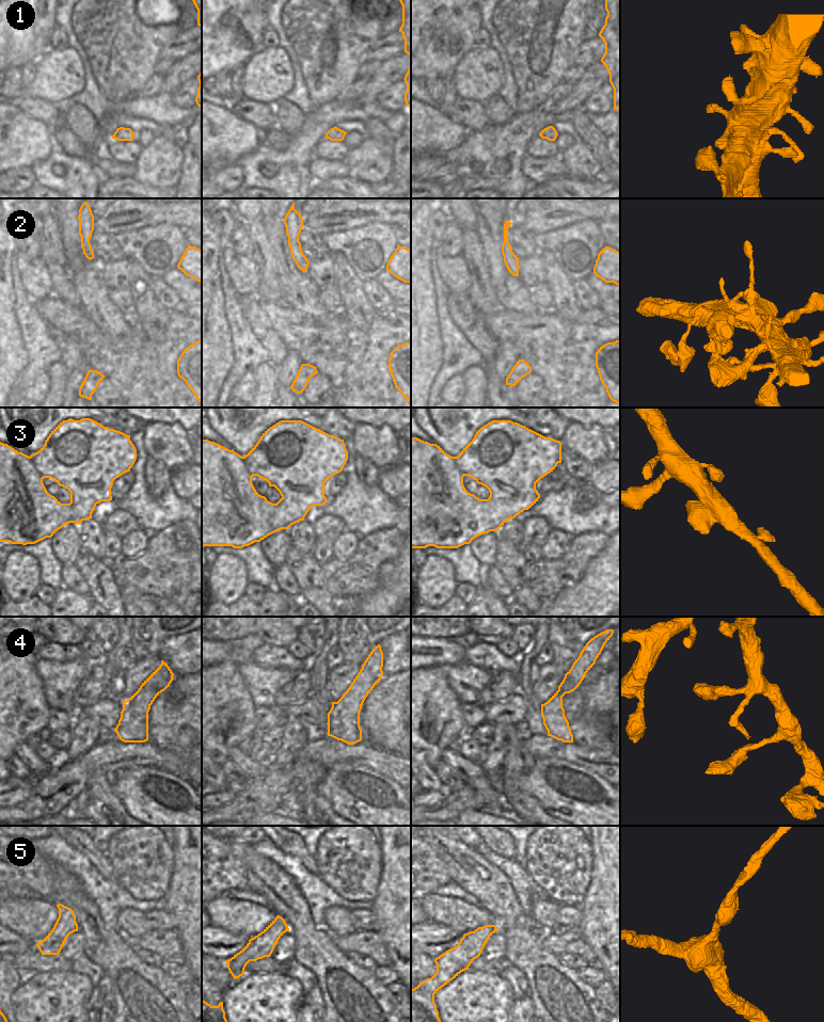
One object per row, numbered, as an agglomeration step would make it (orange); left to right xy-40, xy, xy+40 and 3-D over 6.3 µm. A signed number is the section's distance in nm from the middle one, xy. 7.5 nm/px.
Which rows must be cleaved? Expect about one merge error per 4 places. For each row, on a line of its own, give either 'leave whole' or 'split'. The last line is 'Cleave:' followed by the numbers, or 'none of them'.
1: leave whole
2: split
3: leave whole
4: leave whole
5: leave whole
Cleave: 2

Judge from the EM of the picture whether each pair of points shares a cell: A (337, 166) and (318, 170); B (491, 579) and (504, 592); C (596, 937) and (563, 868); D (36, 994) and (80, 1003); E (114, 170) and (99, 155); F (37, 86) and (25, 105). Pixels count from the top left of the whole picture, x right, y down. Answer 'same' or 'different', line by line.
A: same
B: same
C: different
D: same
E: same
F: different

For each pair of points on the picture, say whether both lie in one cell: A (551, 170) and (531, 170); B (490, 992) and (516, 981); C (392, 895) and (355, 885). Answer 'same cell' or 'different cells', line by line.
A: same cell
B: different cells
C: different cells

